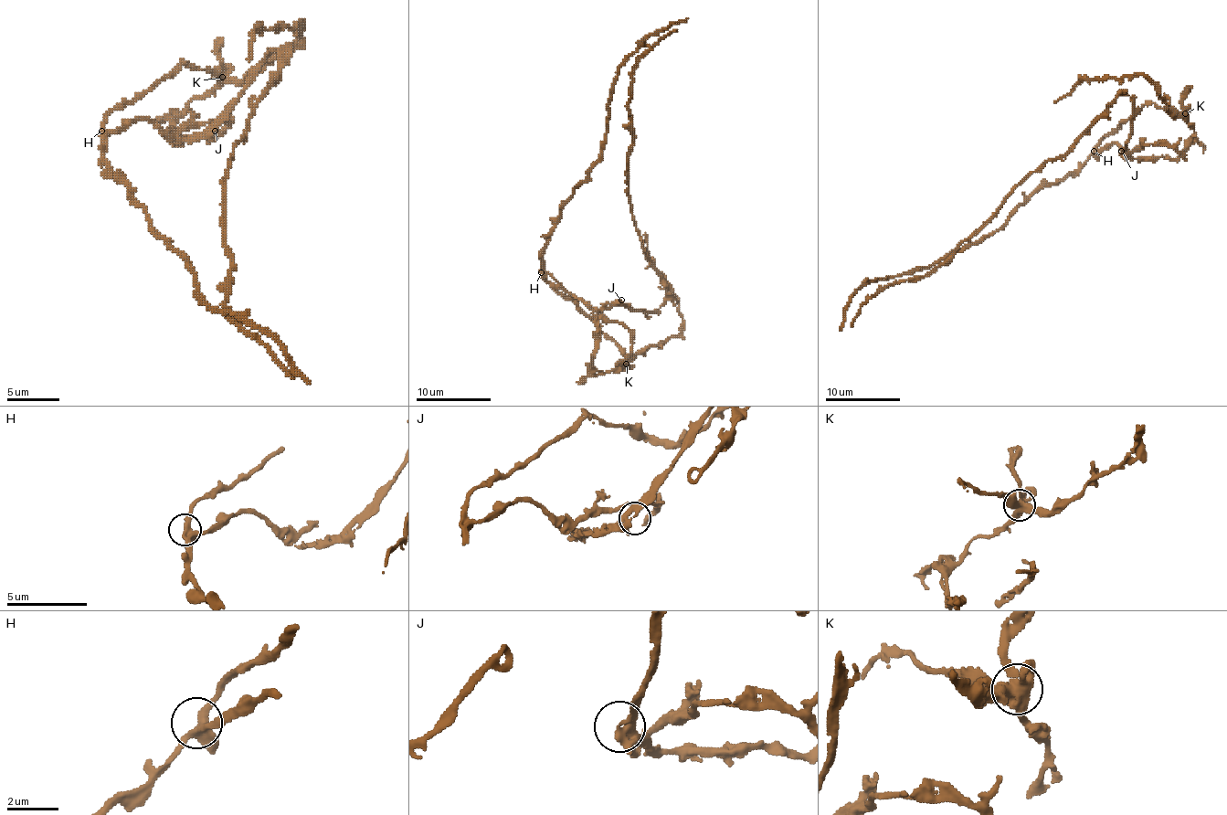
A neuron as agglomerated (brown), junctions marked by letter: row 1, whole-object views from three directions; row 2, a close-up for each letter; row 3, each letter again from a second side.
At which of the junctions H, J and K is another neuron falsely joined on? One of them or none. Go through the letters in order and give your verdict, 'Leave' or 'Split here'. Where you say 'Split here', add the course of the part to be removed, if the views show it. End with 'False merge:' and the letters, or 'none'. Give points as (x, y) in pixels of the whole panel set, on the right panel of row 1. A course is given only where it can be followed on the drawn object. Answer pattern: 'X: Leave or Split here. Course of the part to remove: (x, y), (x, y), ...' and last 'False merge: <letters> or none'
H: Leave
J: Leave
K: Split here. Course of the part to remove: (1185, 114), (1194, 131), (1175, 159), (1134, 159), (1132, 99), (1119, 95), (942, 263), (884, 285), (851, 326)
False merge: K

